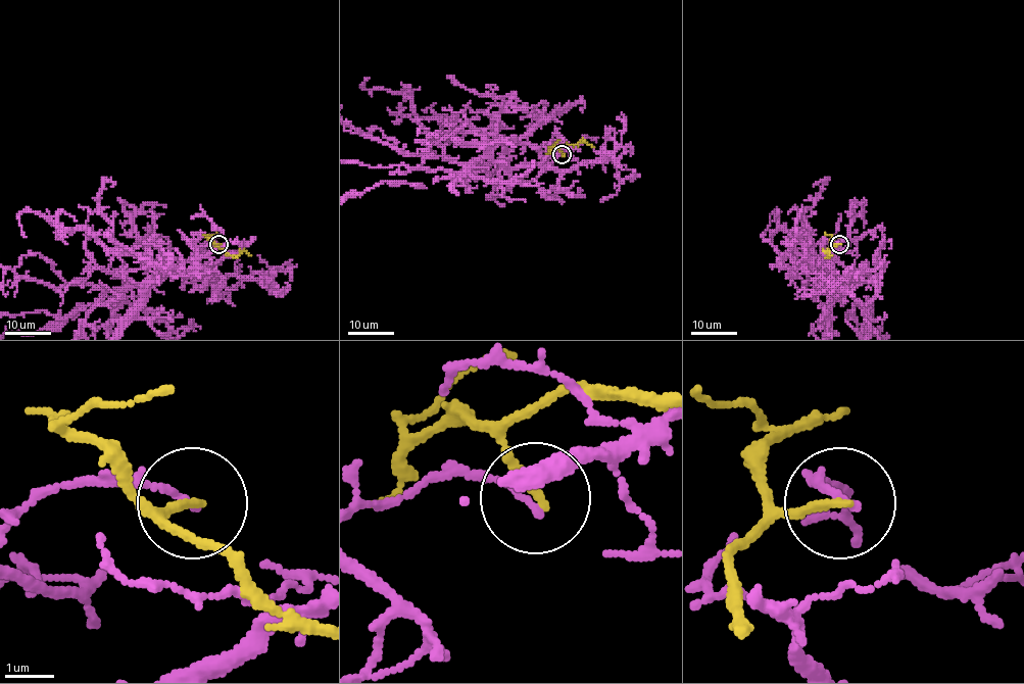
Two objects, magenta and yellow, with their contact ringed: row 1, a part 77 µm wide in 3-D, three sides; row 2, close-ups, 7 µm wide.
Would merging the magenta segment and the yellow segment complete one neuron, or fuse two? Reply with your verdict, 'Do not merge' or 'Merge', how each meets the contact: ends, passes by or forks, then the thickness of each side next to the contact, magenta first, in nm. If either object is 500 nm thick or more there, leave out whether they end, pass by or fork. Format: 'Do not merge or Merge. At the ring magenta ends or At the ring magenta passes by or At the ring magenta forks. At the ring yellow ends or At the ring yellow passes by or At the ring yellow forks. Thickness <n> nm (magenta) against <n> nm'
Do not merge. At the ring magenta ends. At the ring yellow ends. Thickness 130 nm (magenta) against 190 nm

